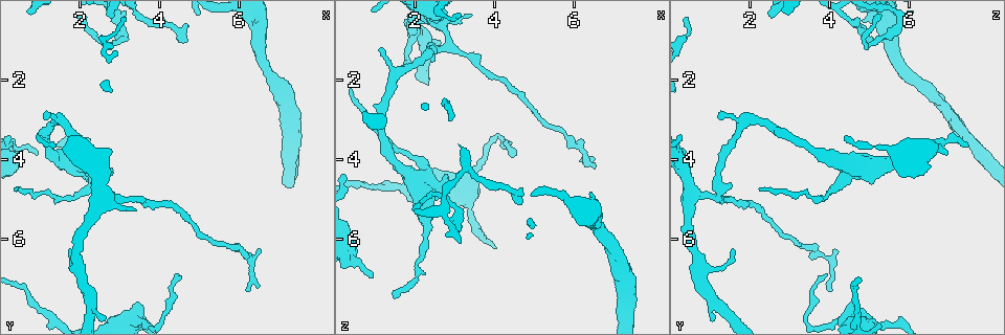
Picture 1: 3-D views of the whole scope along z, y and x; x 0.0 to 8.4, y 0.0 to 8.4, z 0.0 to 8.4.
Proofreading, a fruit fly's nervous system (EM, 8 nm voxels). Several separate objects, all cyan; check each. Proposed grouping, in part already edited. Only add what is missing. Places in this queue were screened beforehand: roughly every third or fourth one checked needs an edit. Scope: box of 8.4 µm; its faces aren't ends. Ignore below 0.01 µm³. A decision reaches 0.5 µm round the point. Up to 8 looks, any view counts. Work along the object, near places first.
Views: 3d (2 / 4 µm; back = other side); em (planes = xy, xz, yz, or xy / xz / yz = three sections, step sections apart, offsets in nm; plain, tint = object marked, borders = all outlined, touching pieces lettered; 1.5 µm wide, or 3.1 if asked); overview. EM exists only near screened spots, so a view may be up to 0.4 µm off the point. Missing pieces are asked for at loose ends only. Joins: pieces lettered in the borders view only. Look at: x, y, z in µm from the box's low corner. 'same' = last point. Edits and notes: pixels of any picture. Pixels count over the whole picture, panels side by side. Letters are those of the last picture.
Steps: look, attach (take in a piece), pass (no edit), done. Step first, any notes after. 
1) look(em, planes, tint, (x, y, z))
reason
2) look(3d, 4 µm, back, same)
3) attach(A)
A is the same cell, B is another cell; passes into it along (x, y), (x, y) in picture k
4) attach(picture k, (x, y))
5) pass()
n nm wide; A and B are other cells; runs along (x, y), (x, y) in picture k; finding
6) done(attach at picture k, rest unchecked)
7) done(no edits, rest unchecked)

look(3d, 2 µm, (2.80, 4.20, 4.45))
an open end

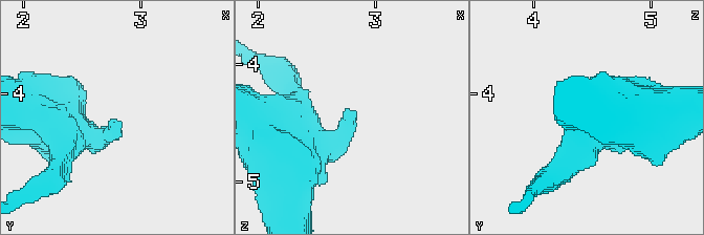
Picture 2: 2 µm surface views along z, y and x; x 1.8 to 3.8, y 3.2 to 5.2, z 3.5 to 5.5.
look(em, yz, step 8, tint, (2.80, 4.26, 4.38))

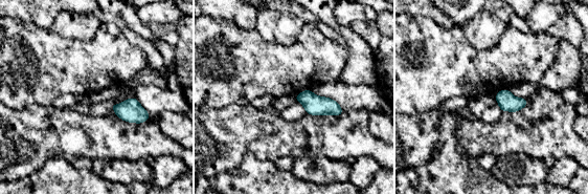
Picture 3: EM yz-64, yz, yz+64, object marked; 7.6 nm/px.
look(em, planes, borders, same)
cut it another way

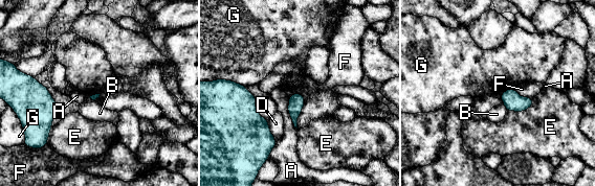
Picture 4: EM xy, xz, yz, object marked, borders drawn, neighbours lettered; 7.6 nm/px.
pass()
A, B, D, E, F and G are other cells; border along (228, 79), (245, 86) in picture 4; no lettered piece goes on from it

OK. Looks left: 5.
look(em, xy, step 8, tint, (0.90, 3.85, 6.95))
thin end

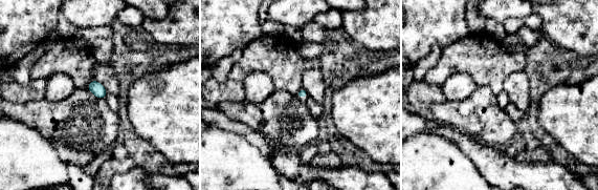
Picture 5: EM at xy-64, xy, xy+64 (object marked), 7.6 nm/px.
look(em, planes, borders, same)

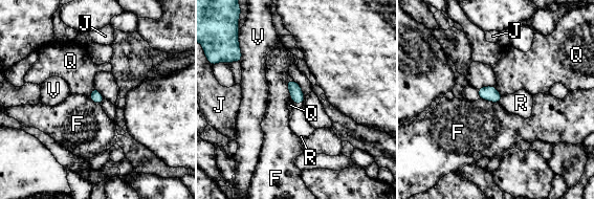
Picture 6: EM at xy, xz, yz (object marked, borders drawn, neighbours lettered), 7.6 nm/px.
attach(R)
90 nm wide; R is the same cell, F, J, Q and V are other cells; it goes on there

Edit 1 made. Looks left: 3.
look(3d, 2 µm, back, (1.15, 3.00, 1.25))
an open end

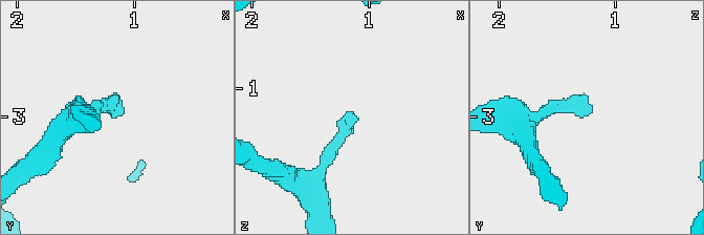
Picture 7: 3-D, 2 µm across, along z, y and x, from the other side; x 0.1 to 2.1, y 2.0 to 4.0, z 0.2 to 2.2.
look(em, planes, borders, (1.14, 3.02, 1.28))
need the tissue

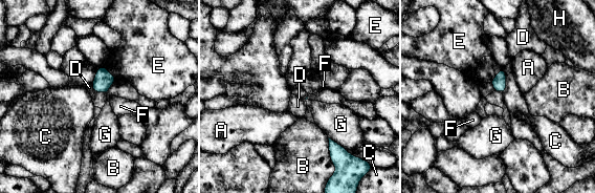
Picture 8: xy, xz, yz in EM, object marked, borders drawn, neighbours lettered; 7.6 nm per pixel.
pass()
A, B, C, D, E, F, G and H are other cells; border along (502, 68), (505, 73), (503, 92) in picture 8; no lettered piece goes on from it

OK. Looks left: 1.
done(attach at picture 6, rest unchecked)

